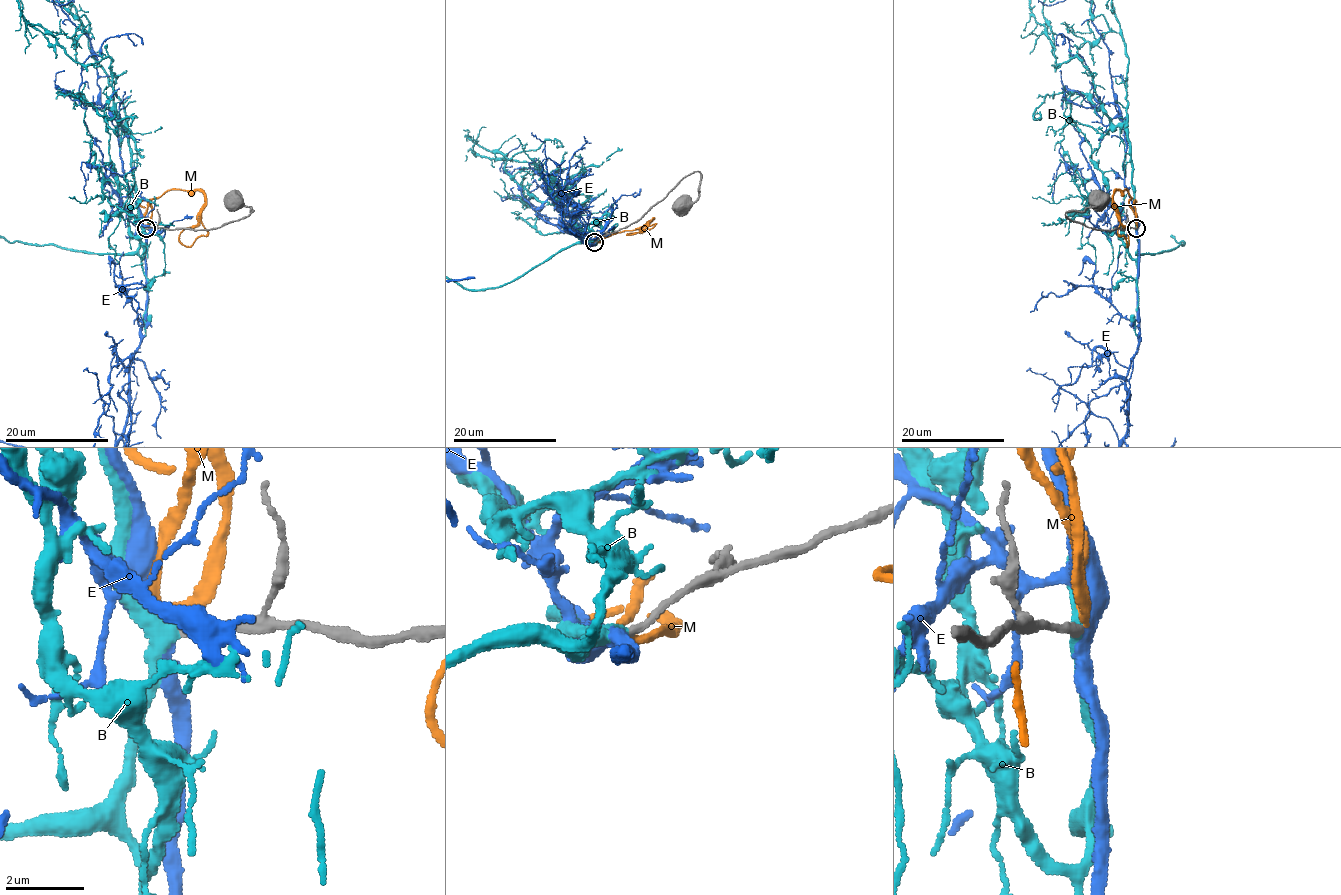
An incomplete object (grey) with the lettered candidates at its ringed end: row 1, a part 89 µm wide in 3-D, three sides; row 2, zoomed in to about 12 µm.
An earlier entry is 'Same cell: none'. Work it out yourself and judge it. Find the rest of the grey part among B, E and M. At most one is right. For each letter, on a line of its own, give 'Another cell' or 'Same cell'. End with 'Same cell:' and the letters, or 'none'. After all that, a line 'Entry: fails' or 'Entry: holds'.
B: Same cell
E: Another cell
M: Another cell
Same cell: B
Entry: fails

